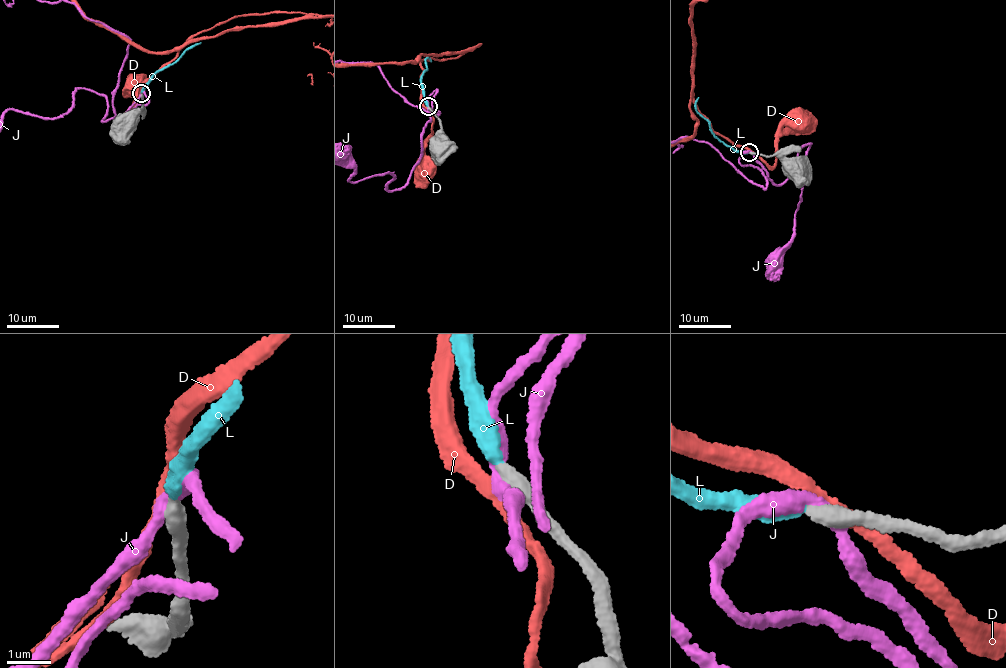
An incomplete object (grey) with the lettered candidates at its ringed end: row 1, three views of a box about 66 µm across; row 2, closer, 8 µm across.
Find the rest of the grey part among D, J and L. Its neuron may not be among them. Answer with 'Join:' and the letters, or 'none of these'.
Join: L

